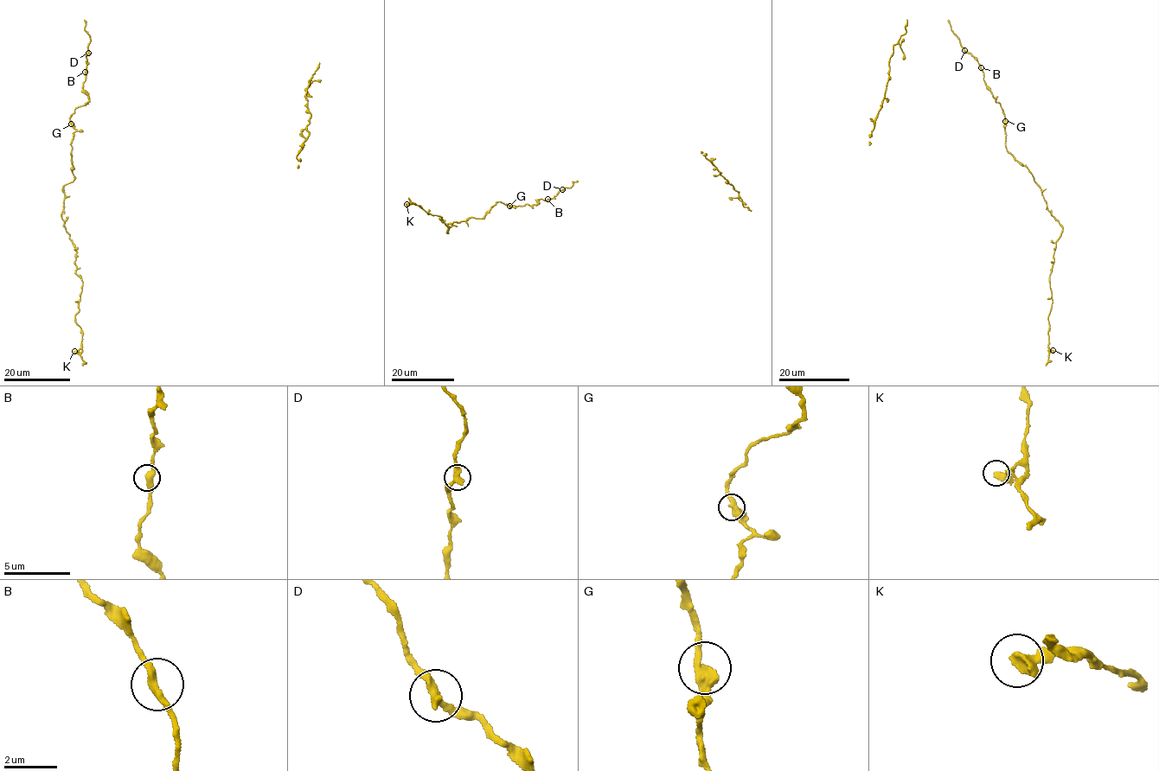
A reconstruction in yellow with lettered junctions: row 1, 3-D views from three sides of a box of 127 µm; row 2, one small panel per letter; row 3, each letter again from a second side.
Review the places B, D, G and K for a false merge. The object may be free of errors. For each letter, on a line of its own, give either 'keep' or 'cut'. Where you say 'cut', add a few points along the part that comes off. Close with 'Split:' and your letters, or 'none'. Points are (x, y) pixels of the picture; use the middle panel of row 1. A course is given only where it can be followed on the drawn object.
B: keep
D: keep
G: keep
K: keep
Split: none

